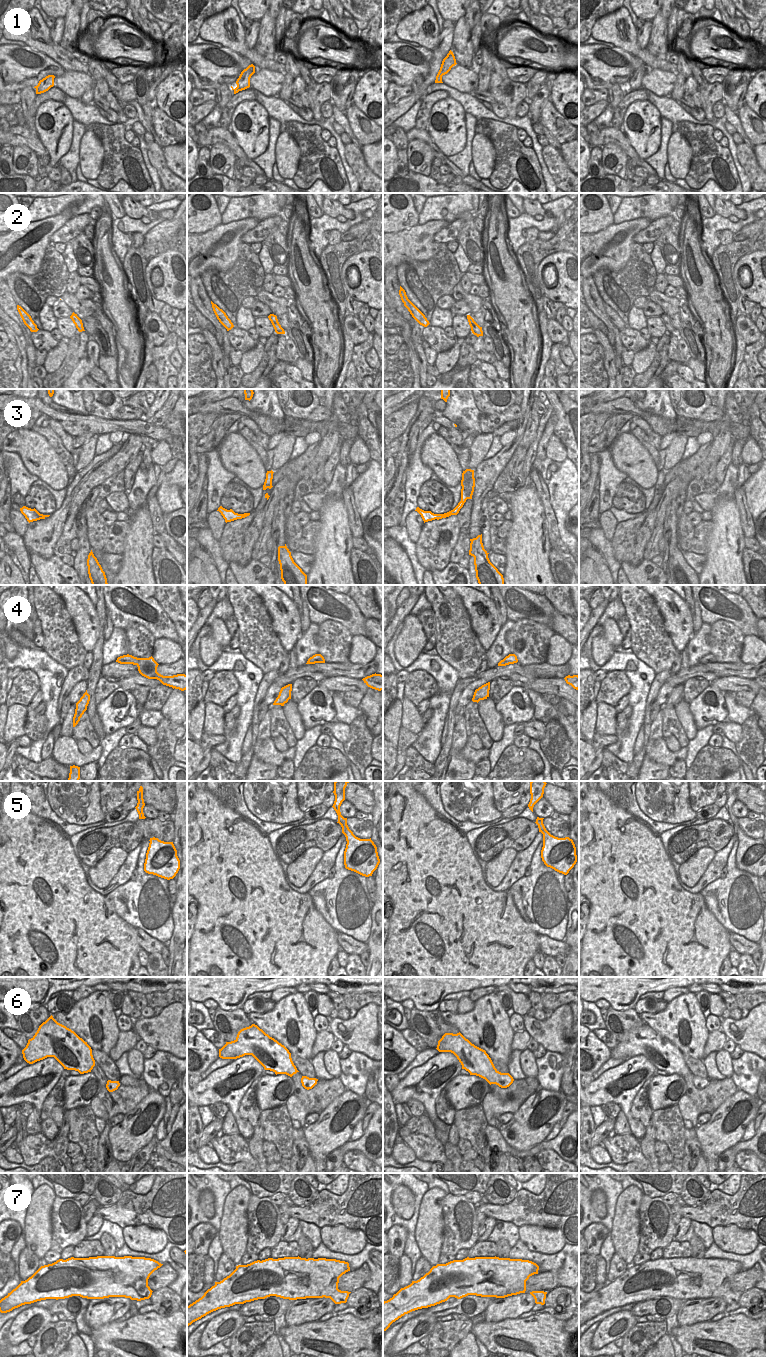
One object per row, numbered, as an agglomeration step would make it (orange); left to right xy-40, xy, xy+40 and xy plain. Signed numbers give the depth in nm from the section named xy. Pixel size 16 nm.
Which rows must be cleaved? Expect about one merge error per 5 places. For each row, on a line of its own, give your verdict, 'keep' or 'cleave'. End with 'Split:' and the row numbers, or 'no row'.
1: keep
2: cleave
3: cleave
4: keep
5: keep
6: keep
7: keep
Split: 2, 3

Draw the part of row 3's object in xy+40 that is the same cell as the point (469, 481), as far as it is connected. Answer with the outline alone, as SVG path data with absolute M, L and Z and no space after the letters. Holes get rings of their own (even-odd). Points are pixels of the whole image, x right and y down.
M466 469L464 472L464 480L462 489L467 492L467 499L472 499L475 487L474 470Z

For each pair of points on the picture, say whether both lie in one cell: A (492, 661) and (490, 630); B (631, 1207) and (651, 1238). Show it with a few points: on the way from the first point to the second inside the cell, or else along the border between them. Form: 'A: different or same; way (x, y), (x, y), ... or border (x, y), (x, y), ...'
A: different; border (502, 626), (487, 651)
B: different; border (642, 1196), (639, 1208), (638, 1243)

